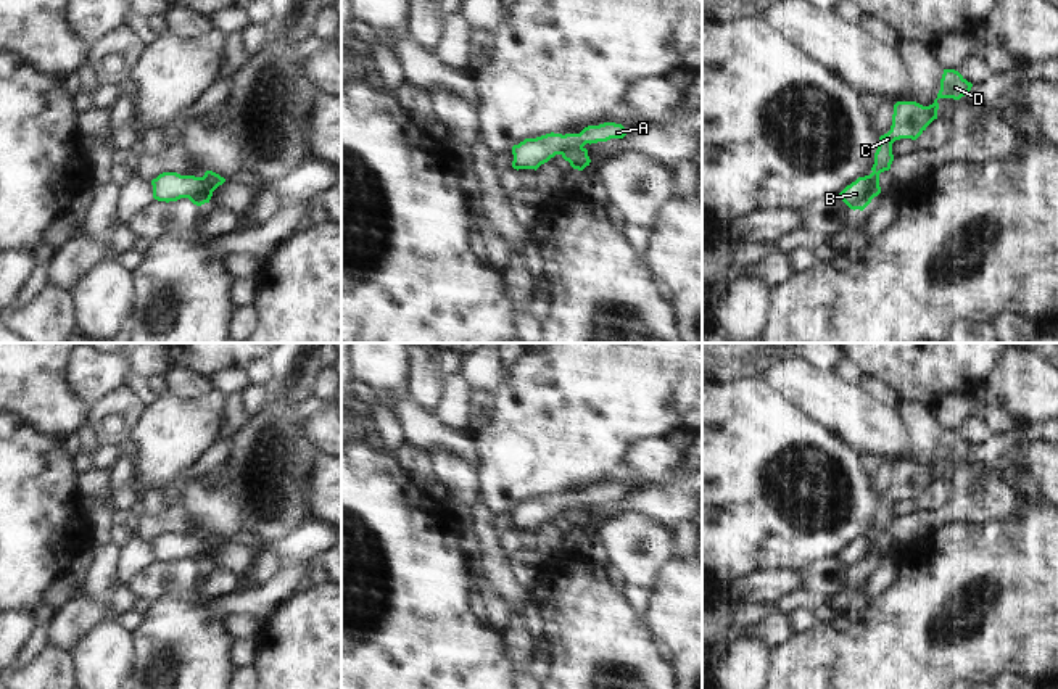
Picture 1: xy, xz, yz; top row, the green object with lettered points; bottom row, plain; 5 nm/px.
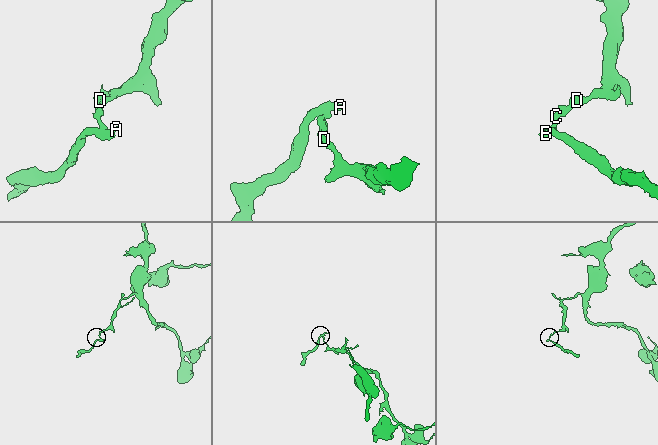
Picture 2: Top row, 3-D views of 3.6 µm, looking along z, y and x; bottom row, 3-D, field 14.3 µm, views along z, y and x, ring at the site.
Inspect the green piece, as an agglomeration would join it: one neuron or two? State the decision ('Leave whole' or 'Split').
Split.

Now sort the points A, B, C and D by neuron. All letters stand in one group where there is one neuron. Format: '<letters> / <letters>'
A B / C D

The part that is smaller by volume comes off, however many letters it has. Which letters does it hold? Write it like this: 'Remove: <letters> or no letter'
Remove: A, B

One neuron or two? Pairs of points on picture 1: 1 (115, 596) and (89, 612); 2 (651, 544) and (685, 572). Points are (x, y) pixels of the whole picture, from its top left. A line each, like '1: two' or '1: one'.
1: two
2: two

